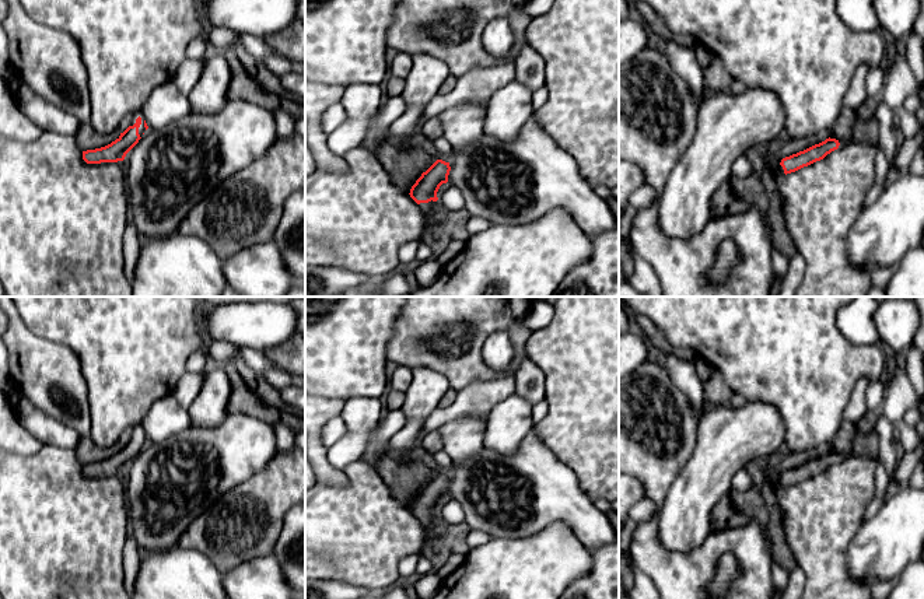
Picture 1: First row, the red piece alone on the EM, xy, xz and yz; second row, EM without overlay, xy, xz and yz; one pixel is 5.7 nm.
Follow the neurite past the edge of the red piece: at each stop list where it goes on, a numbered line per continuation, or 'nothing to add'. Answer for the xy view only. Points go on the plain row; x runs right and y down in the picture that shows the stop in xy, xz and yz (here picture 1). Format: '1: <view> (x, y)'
1: xy (142, 442)

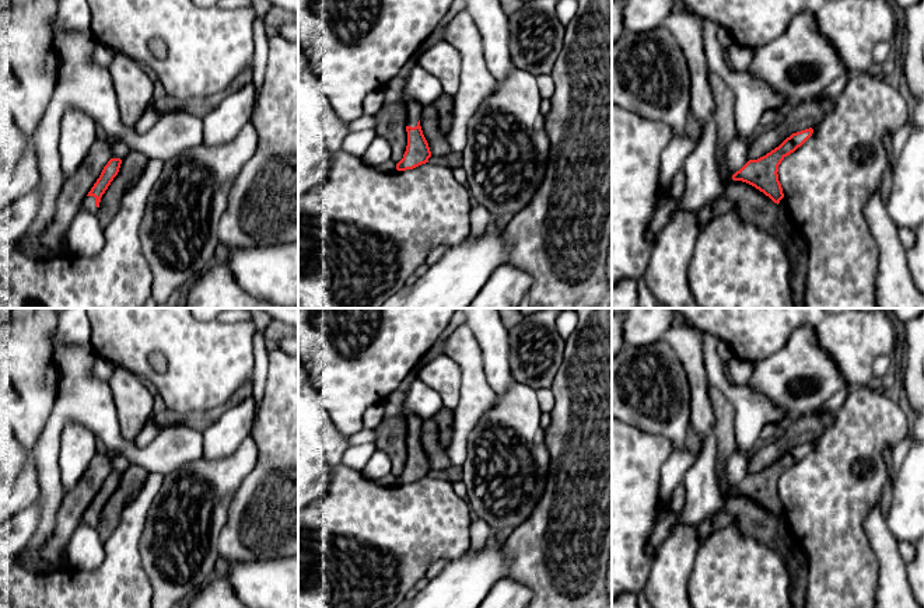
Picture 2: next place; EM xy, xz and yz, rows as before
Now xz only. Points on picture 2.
1: xz (413, 423)

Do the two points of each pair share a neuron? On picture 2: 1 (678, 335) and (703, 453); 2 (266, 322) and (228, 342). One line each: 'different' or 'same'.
1: same
2: different

